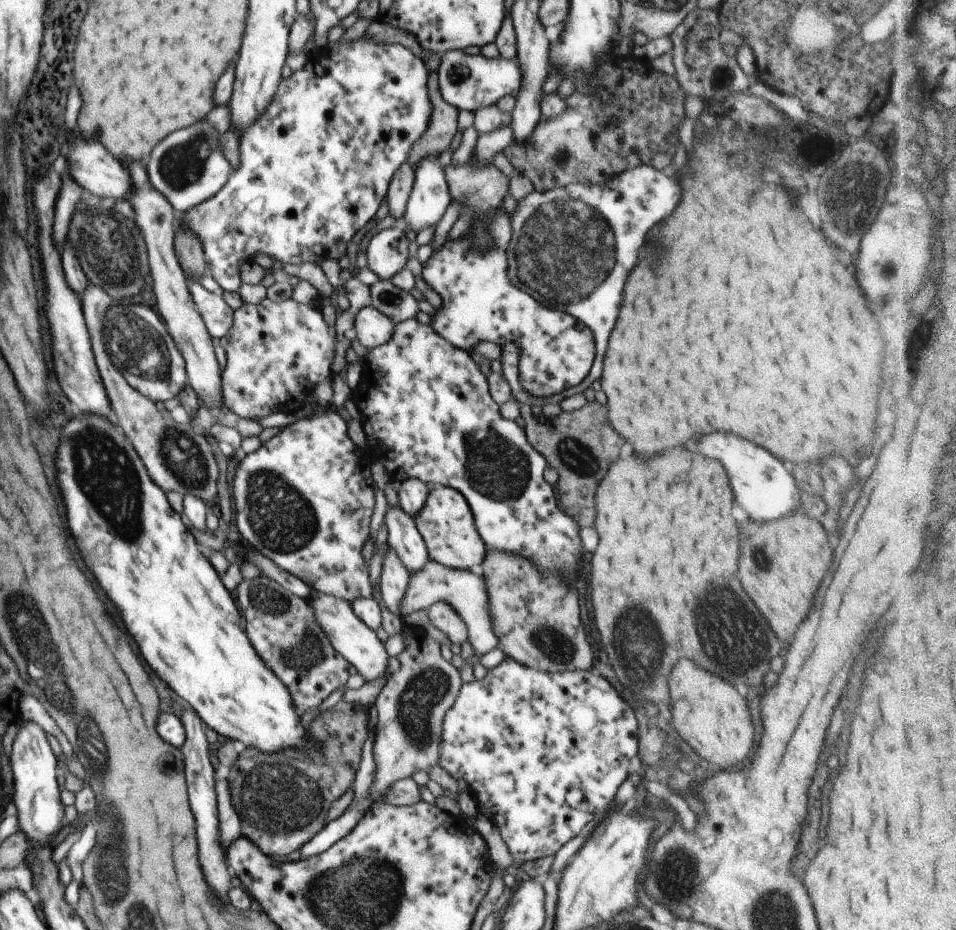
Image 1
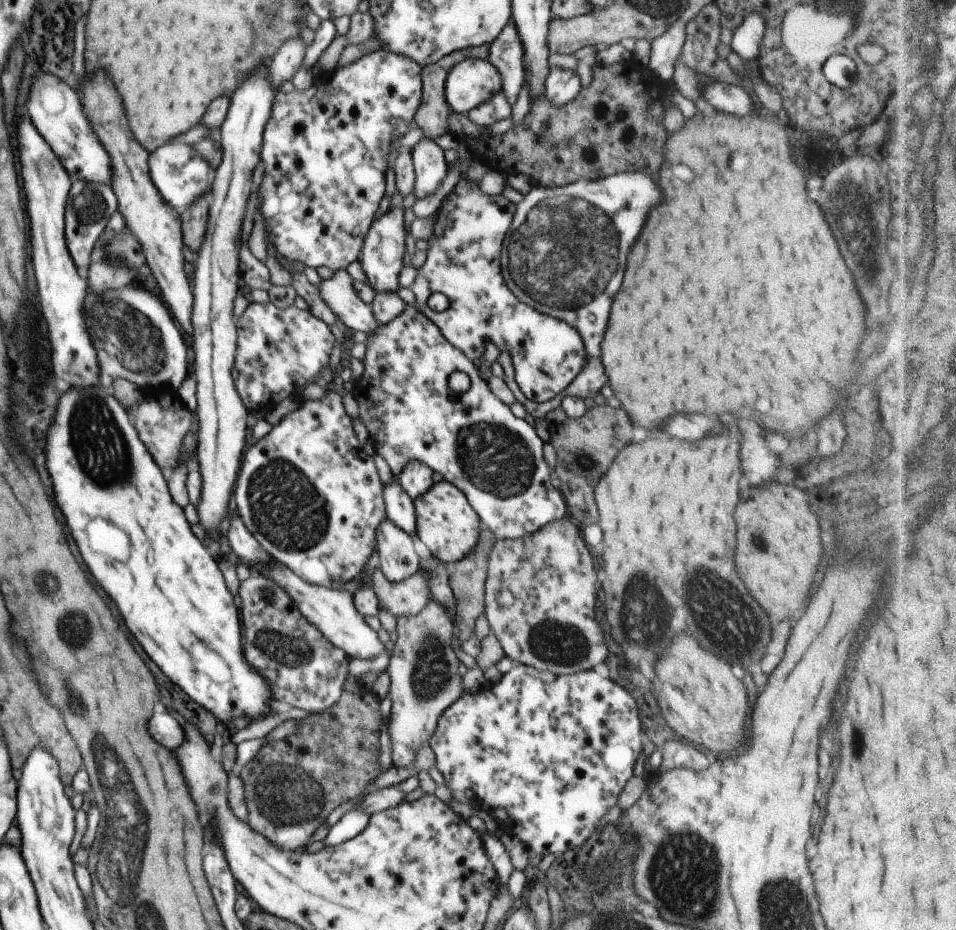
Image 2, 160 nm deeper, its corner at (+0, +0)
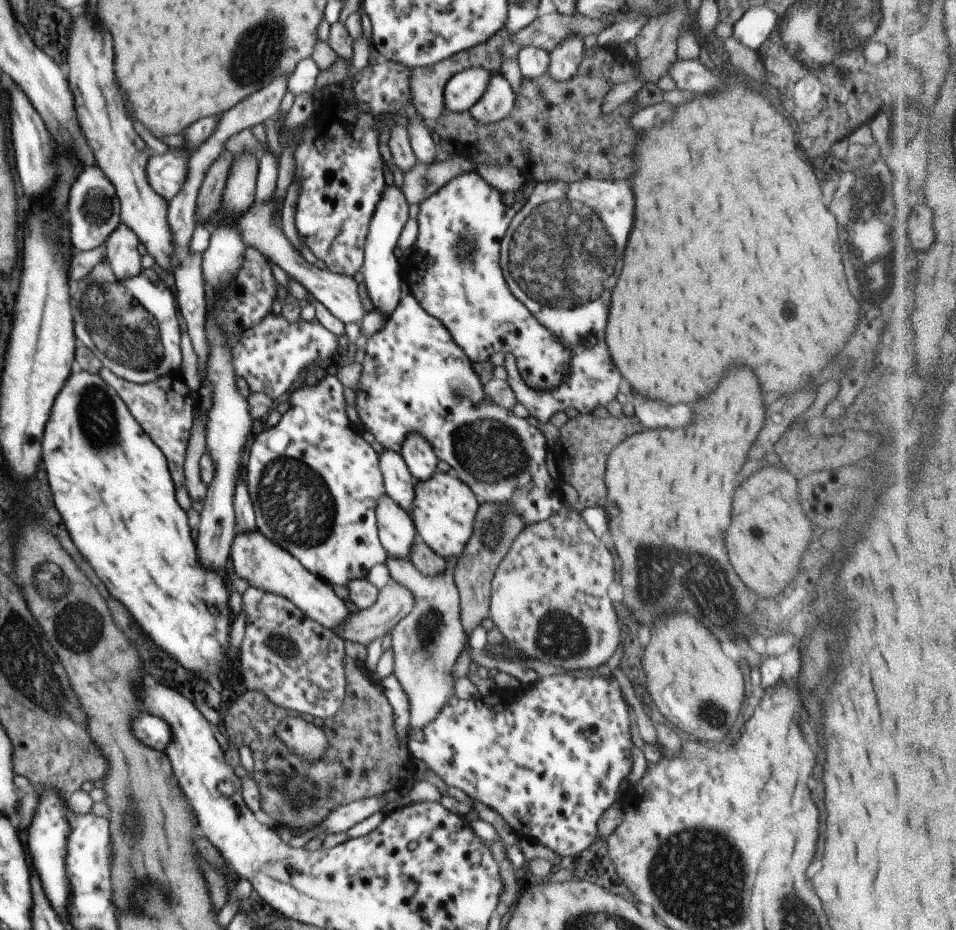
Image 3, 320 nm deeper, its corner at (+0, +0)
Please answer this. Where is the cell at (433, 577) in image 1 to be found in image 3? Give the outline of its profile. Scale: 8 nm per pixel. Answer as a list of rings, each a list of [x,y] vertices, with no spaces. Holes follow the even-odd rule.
[[[390,581],[379,591],[377,601],[370,608],[349,612],[347,619],[335,628],[343,640],[359,642],[363,648],[376,638],[384,638],[388,632],[412,612],[413,594],[404,585]]]

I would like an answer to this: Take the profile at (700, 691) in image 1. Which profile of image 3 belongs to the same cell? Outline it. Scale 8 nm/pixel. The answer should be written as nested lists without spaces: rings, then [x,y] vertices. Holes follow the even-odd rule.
[[[672,612],[656,620],[641,662],[651,700],[668,722],[704,740],[722,740],[728,734],[744,702],[744,680],[740,668],[720,650],[720,642],[700,620],[688,612]]]

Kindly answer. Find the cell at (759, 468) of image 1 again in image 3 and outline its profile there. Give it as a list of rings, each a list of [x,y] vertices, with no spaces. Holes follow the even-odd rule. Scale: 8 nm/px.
[[[632,392],[638,420],[646,428],[680,428],[690,424],[692,410],[684,404],[664,404],[660,400],[648,400],[638,392]]]

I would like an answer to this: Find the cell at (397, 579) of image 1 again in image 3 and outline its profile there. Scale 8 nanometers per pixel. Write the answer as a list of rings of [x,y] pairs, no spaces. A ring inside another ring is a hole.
[[[386,493],[379,498],[375,515],[379,539],[388,556],[410,559],[410,551],[417,535],[412,517]]]

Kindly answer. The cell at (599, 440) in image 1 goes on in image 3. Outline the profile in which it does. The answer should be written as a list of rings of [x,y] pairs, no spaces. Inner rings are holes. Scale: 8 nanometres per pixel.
[[[579,414],[573,419],[568,419],[563,427],[559,428],[560,452],[563,452],[563,476],[561,482],[570,483],[579,493],[579,506],[604,507],[607,500],[605,485],[605,470],[608,457],[613,448],[626,440],[630,434],[640,432],[640,420],[636,416],[600,416],[593,414]]]

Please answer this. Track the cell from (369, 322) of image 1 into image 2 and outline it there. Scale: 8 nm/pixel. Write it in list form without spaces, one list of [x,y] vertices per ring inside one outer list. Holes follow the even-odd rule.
[[[346,269],[333,272],[330,279],[322,279],[317,289],[320,298],[328,308],[342,320],[343,324],[354,331],[366,332],[367,335],[380,327],[373,315],[373,308],[366,304],[352,288],[353,278]]]

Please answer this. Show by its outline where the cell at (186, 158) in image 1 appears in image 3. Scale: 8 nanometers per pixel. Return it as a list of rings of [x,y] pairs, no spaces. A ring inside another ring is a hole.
[[[178,150],[152,154],[146,167],[148,184],[168,202],[182,191],[187,174],[187,159]]]

